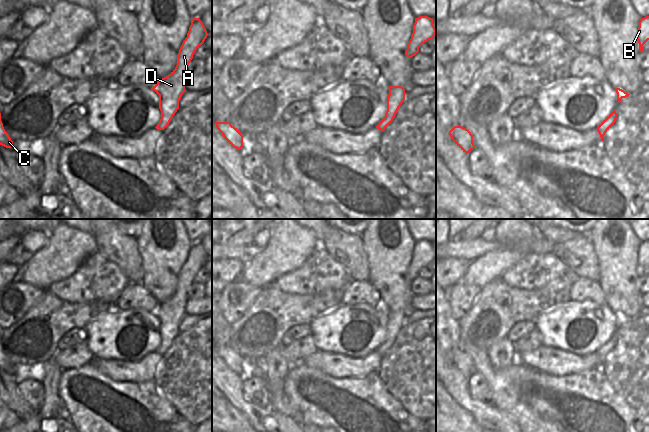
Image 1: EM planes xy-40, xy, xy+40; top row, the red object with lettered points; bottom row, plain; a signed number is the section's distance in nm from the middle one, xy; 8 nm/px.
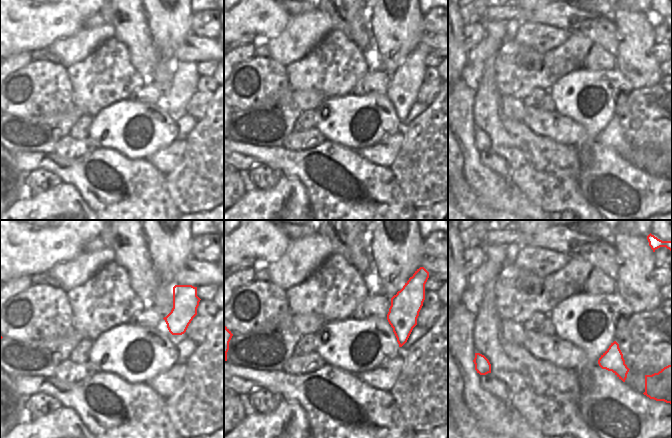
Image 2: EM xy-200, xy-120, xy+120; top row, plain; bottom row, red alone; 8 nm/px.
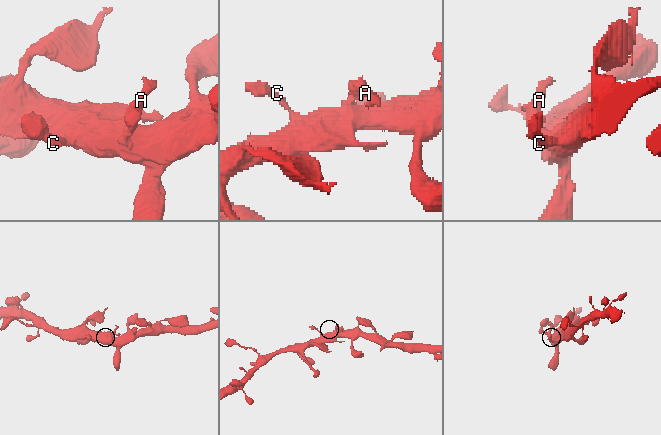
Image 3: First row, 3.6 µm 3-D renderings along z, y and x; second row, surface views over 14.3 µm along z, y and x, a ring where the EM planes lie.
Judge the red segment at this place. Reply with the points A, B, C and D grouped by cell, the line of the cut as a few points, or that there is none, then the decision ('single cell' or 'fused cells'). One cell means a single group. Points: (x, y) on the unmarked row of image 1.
A B C D; no cut; single cell

